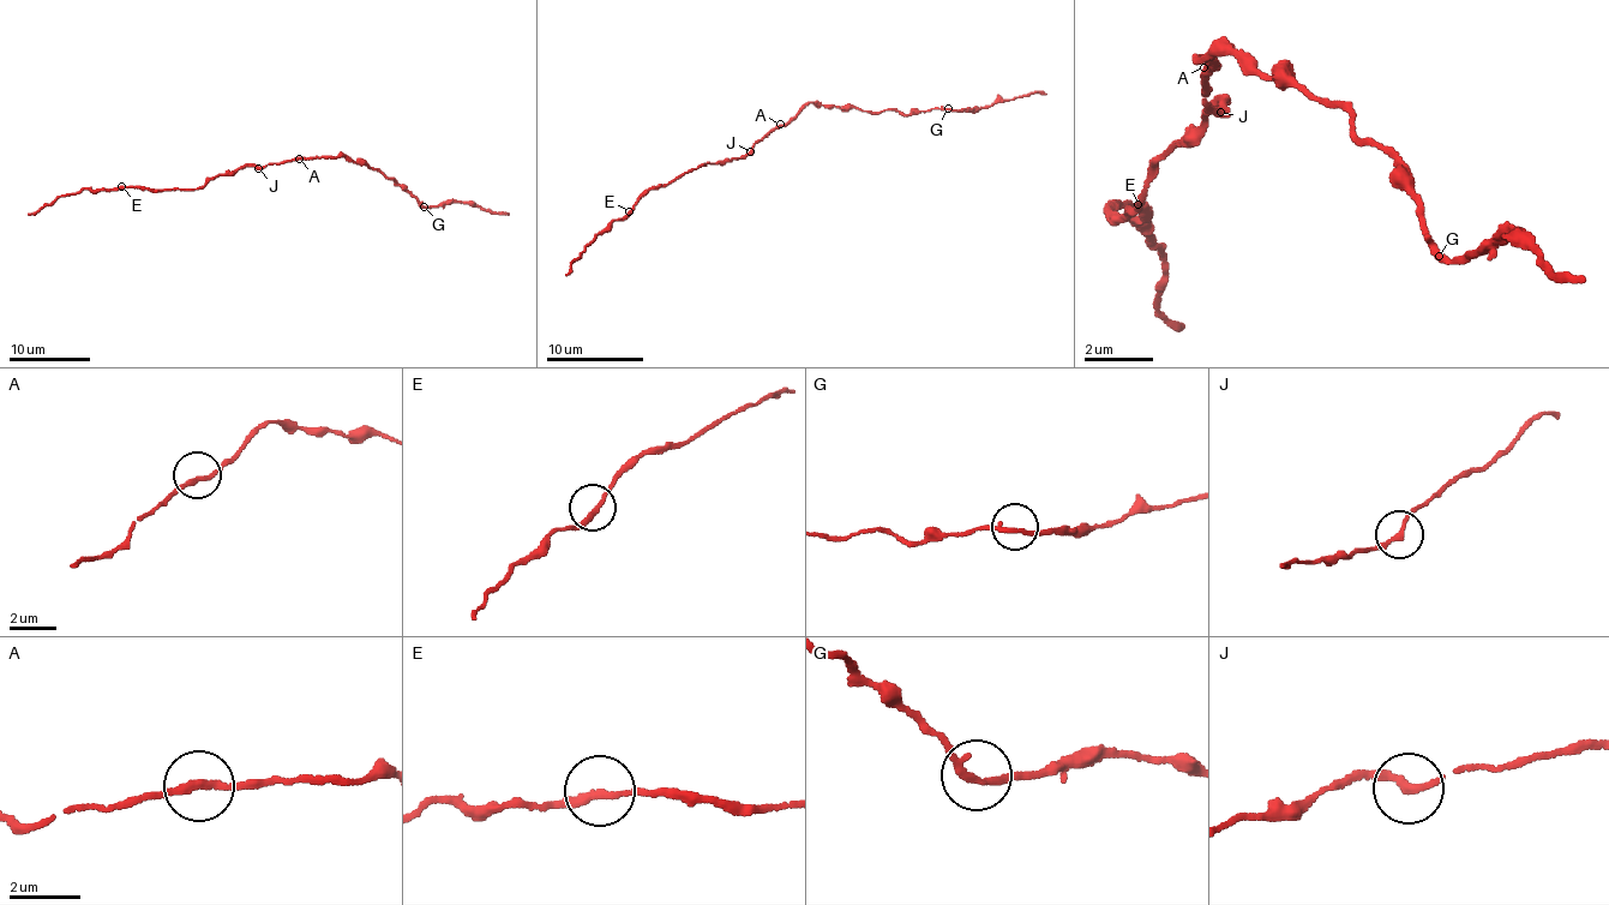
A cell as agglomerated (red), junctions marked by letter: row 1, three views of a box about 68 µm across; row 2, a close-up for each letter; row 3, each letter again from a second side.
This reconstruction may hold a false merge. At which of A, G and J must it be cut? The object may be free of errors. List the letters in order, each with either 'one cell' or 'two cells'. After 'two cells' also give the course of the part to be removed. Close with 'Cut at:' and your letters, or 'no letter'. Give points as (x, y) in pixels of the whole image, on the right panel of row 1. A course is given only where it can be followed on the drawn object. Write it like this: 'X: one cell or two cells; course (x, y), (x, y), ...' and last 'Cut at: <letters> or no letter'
A: one cell
G: one cell
J: one cell
Cut at: no letter

